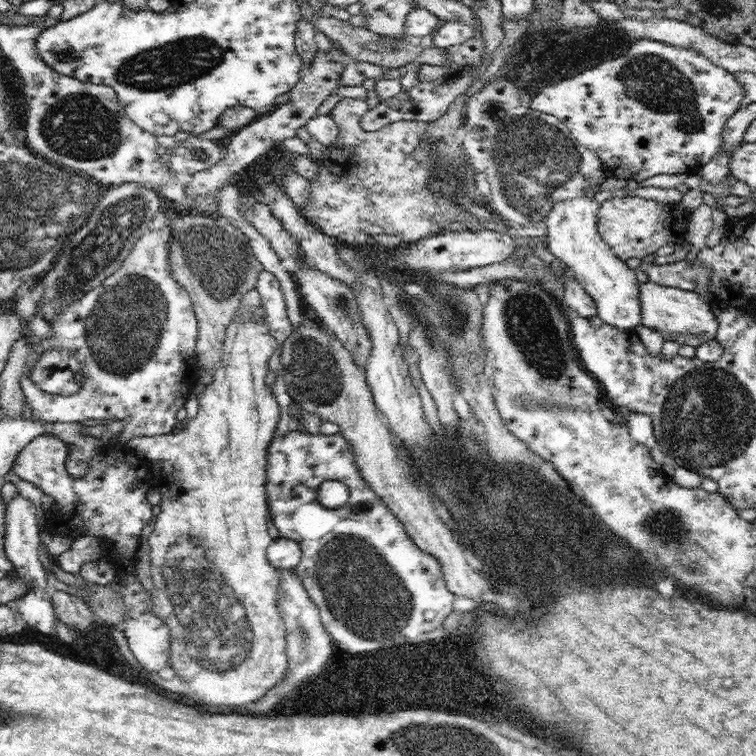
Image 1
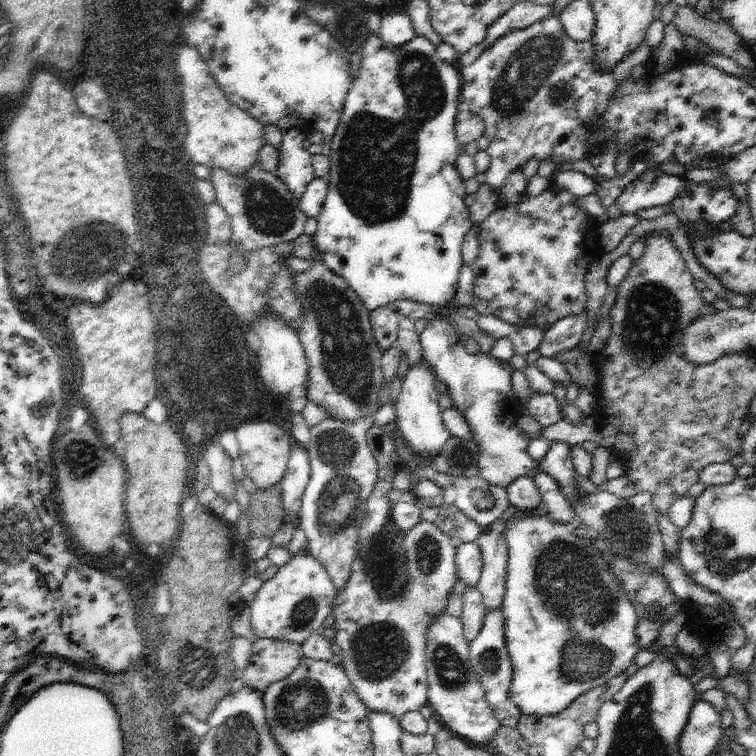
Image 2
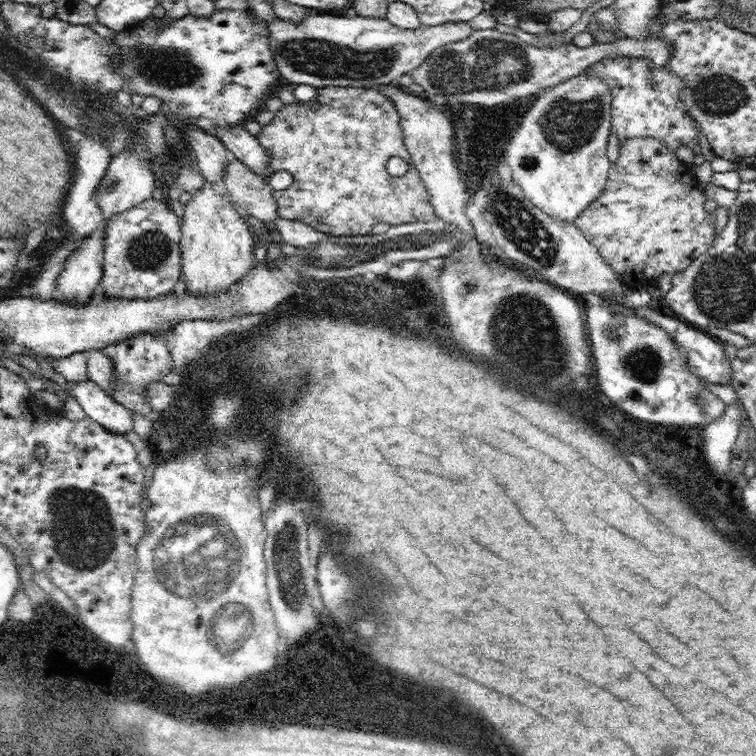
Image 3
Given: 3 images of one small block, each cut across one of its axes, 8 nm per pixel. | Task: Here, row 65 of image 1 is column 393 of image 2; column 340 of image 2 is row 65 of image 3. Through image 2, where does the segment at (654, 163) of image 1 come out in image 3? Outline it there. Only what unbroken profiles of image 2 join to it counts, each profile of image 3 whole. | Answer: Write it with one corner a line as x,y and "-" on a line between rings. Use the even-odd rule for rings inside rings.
620,56
616,60
604,58
592,64
588,68
588,76
592,74
600,76
608,84
612,96
612,134
620,138
620,146
628,138
652,136
676,152
680,146
698,142
704,134
702,126
688,114
686,104
680,100
686,86
678,76
672,76
666,66
656,68
652,60

